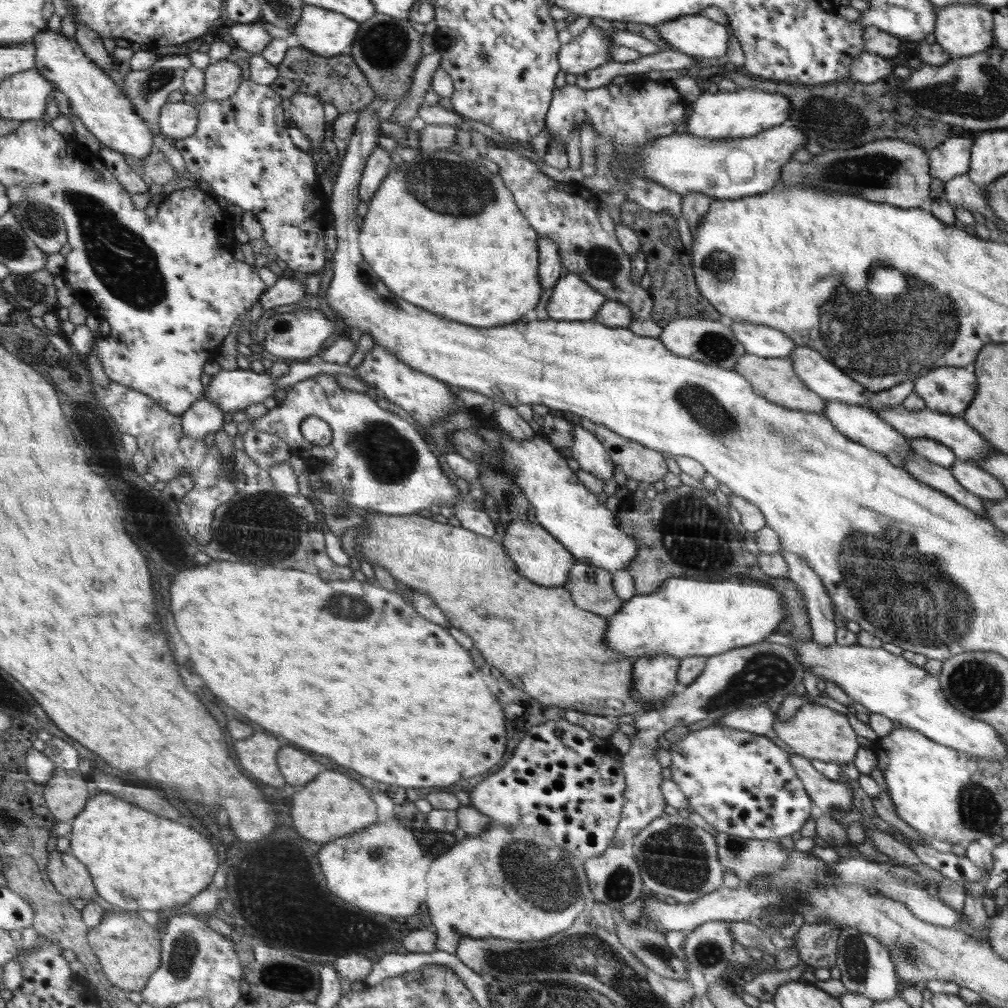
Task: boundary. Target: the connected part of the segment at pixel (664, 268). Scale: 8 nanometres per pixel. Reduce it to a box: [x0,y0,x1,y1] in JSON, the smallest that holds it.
[630,209,721,326]

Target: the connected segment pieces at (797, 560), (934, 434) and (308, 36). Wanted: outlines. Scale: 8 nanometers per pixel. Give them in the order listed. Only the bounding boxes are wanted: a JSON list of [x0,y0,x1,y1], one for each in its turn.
[[781,550,837,647],[876,404,994,465],[292,4,359,57]]

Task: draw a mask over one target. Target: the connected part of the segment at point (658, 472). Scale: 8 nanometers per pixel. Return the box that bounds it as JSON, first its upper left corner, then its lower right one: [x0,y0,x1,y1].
[596,425,669,483]

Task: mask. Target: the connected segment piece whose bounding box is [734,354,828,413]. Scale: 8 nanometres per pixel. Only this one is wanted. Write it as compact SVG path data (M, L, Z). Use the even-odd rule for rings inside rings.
M746 354L735 364L734 370L741 373L750 381L756 393L762 397L767 397L768 401L778 405L783 405L788 409L799 409L800 411L824 412L828 402L820 397L818 393L812 392L807 385L803 383L794 371L794 361L790 357L782 358L764 358L754 354Z

